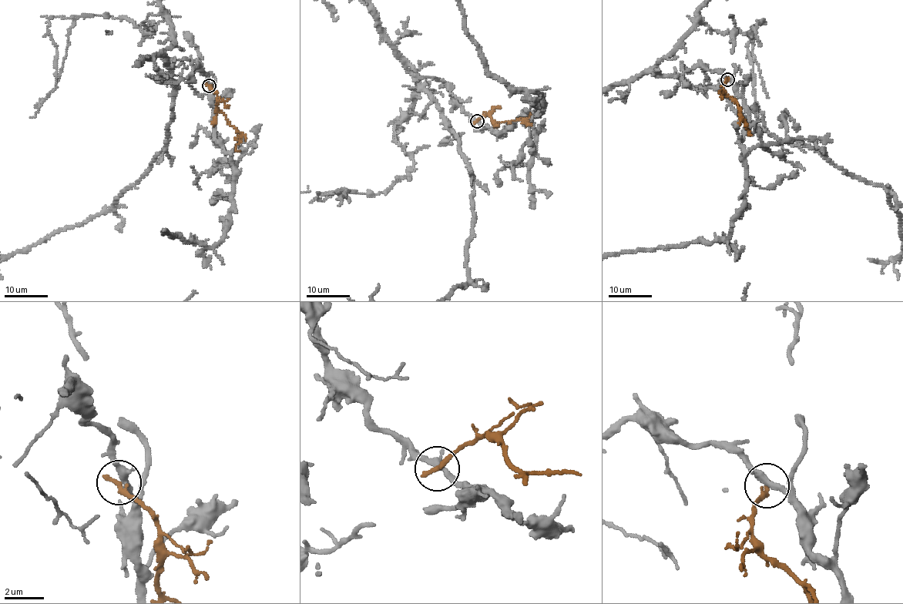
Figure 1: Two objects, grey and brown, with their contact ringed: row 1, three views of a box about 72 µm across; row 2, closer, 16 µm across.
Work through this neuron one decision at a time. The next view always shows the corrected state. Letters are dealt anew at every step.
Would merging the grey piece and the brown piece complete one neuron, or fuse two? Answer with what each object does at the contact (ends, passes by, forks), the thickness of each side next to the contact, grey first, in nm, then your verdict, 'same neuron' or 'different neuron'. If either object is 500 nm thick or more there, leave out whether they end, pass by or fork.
grey forks | brown ends | 280/320 nm | different neuron

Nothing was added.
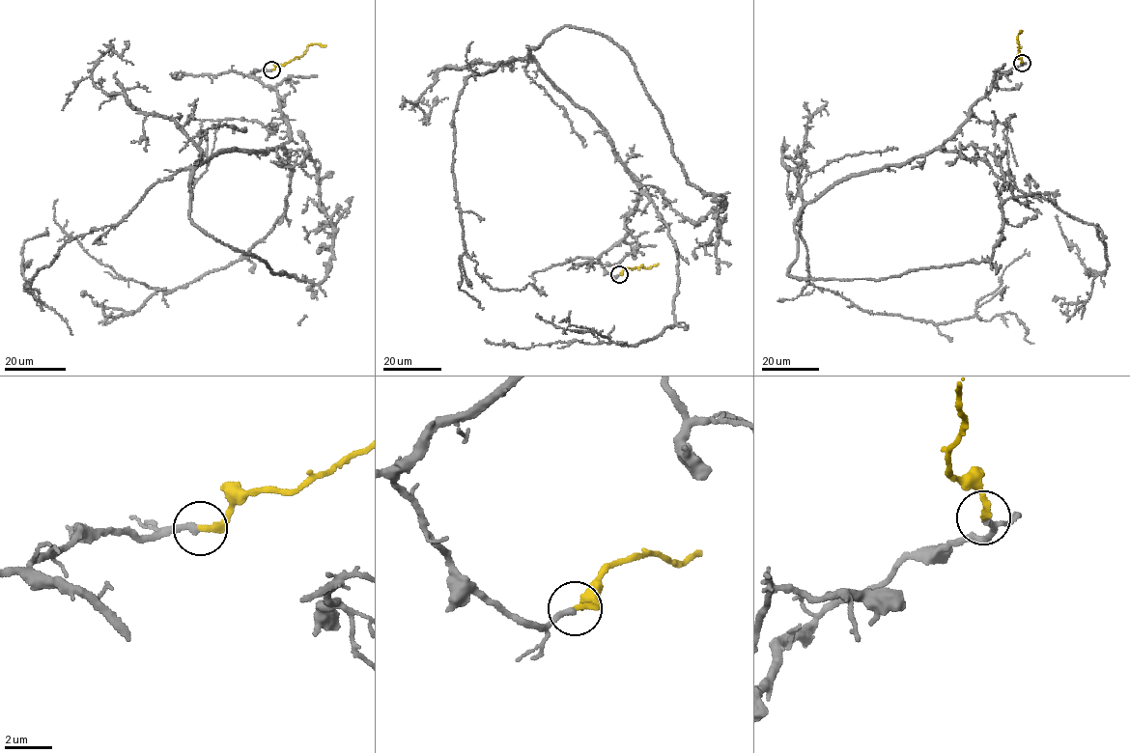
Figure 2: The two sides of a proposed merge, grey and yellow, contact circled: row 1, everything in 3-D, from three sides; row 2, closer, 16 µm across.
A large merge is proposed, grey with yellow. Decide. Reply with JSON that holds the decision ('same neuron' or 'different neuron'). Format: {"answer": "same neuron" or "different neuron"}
{"answer": "same neuron"}

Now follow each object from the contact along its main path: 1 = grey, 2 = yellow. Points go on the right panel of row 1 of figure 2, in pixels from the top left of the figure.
1: (1021, 63), (932, 151), (811, 201), (789, 275), (990, 260), (1004, 173), (969, 145), (946, 162)
2: (1021, 63), (1017, 57), (1020, 32)

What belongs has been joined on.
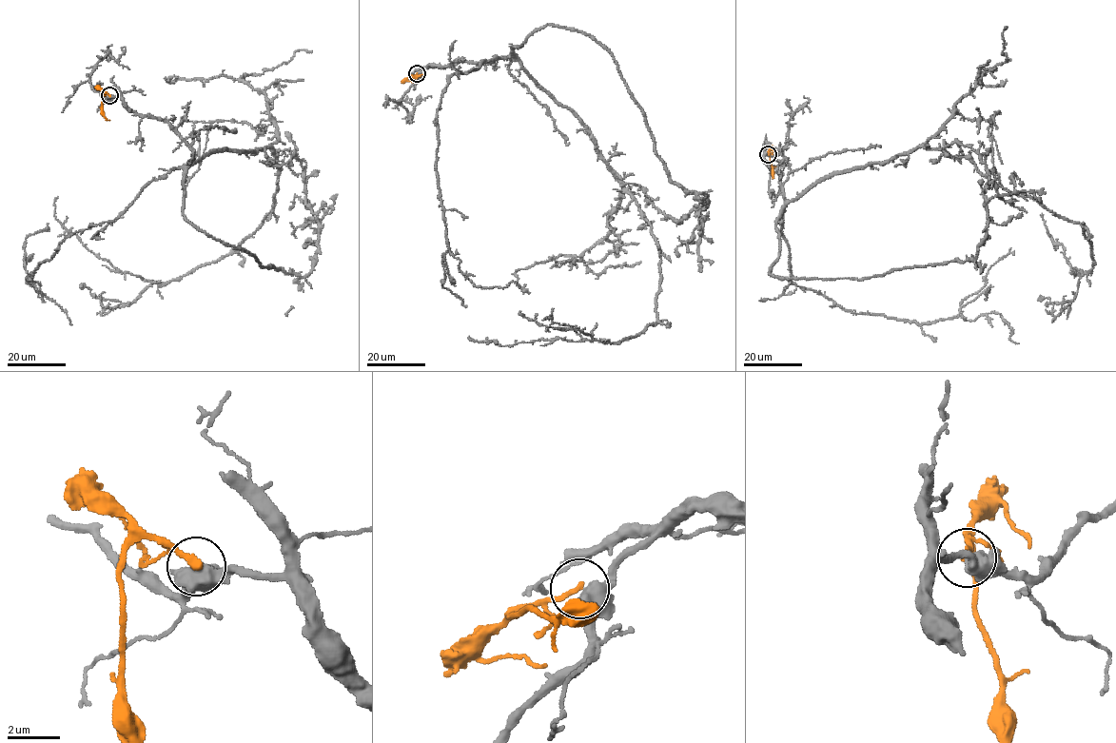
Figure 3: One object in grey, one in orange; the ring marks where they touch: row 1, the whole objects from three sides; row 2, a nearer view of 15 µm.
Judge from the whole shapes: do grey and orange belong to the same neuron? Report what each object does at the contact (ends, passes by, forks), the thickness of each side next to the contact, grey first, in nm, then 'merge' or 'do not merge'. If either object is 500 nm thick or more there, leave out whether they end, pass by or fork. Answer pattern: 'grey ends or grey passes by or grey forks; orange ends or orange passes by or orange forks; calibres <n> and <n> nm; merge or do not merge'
grey forks; orange ends; calibres 440 and 240 nm; do not merge

